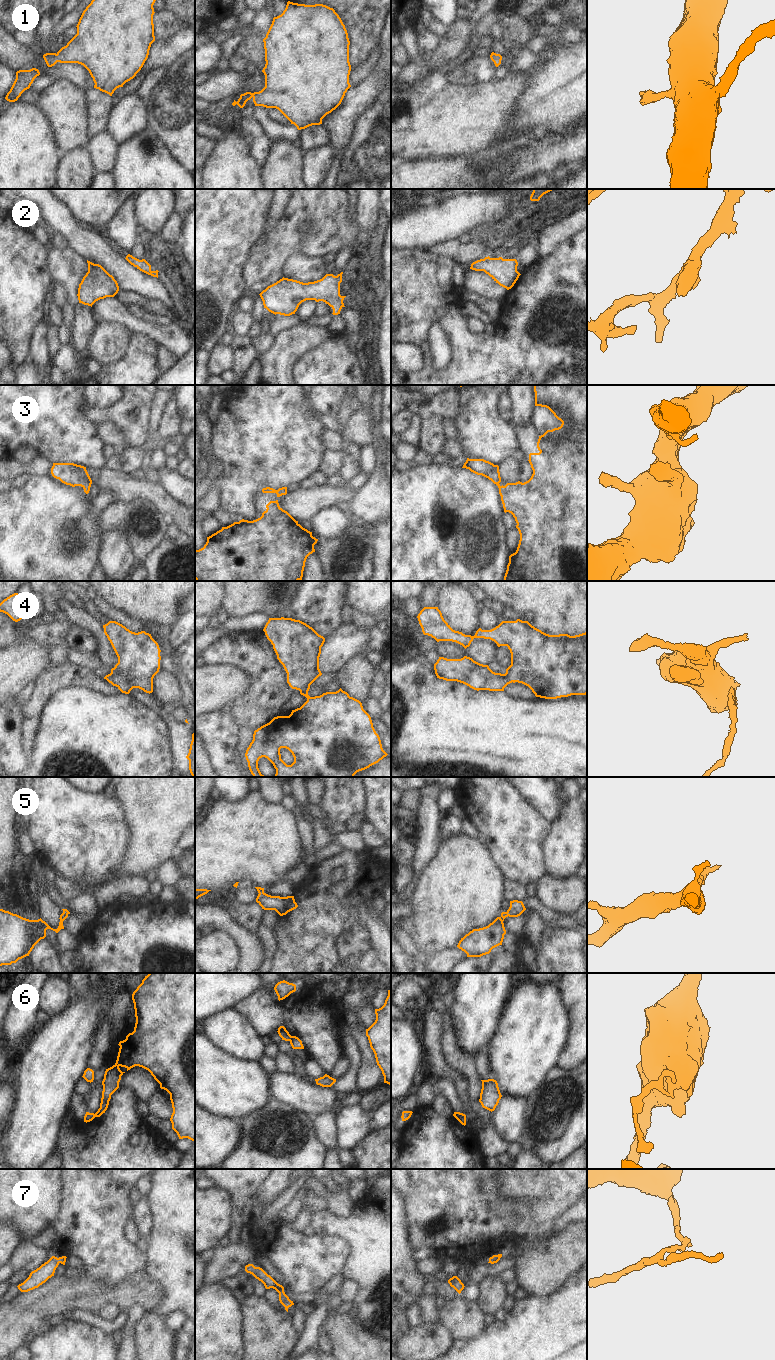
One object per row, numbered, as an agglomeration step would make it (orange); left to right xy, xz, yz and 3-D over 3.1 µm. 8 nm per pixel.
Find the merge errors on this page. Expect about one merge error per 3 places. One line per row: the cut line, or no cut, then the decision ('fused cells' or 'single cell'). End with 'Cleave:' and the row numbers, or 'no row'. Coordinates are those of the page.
1: no cut; single cell
2: no cut; single cell
3: no cut; single cell
4: no cut; single cell
5: no cut; single cell
6: cut in xz along (292, 1036), (289, 1040); fused cells
7: no cut; single cell
Cleave: 6

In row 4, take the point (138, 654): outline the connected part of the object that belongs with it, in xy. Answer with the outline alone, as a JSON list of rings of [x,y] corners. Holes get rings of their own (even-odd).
[[[109,621],[103,628],[118,657],[118,663],[104,679],[125,694],[133,688],[152,693],[153,678],[160,669],[158,643],[151,634],[132,632],[116,621]]]

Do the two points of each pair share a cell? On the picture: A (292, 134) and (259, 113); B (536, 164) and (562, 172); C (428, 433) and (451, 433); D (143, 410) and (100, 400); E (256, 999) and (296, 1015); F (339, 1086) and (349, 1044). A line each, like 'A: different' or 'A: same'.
A: same
B: different
C: different
D: different
E: same
F: same

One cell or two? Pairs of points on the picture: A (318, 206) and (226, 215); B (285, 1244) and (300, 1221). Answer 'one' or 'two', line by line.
A: two
B: two

